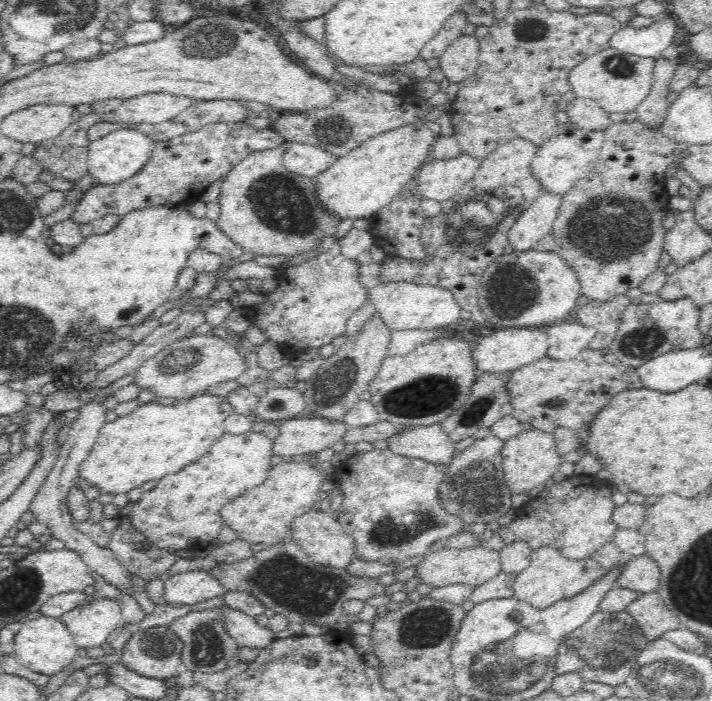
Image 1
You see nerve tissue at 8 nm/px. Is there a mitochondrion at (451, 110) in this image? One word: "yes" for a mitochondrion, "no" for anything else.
no

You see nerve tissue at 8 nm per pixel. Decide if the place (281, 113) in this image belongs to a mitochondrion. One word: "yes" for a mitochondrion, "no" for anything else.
no

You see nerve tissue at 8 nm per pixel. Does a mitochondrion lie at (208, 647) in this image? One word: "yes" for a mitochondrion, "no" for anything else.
yes

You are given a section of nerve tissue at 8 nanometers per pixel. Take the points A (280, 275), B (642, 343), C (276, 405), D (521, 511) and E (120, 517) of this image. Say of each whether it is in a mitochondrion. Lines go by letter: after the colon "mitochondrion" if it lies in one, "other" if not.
A: other
B: mitochondrion
C: other
D: other
E: other

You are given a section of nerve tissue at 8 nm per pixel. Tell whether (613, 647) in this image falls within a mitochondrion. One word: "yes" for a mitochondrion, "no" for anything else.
yes

